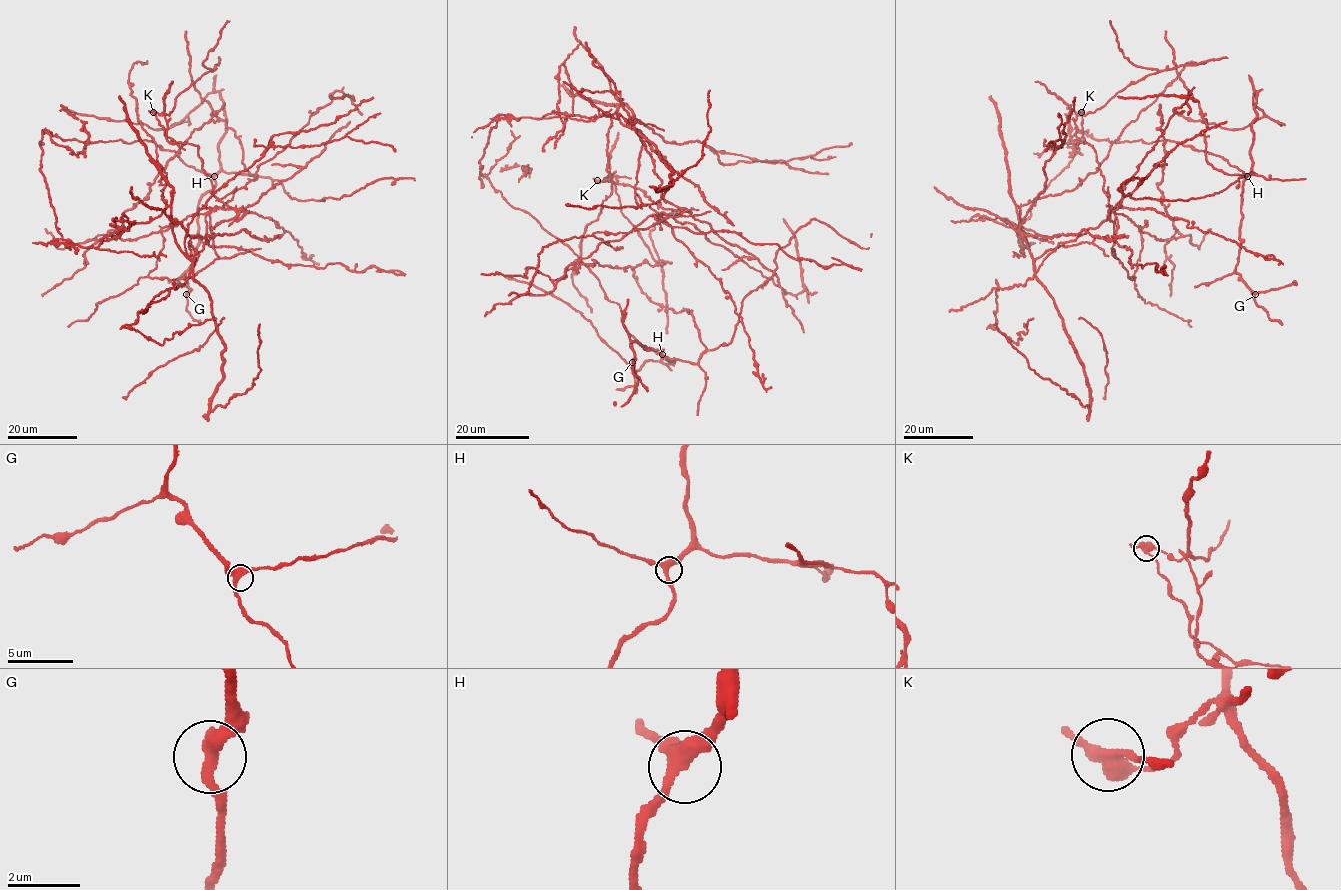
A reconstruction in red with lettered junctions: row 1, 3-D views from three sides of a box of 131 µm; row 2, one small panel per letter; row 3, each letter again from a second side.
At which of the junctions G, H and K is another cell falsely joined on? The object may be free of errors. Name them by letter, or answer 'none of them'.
K

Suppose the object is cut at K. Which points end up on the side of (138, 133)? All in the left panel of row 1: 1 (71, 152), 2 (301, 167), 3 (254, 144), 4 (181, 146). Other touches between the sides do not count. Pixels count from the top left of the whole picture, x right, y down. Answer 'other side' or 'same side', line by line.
1: same side
2: same side
3: same side
4: same side

